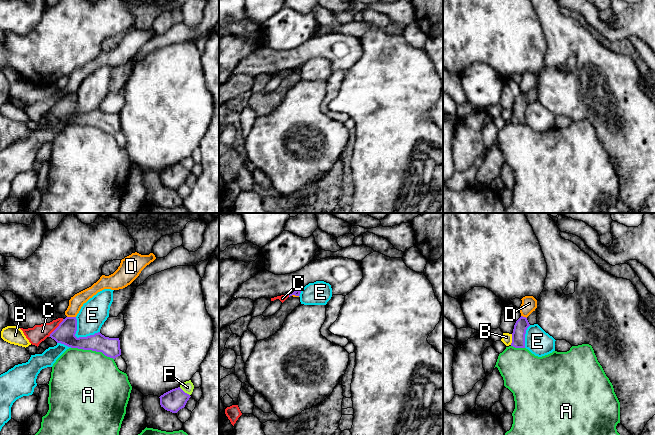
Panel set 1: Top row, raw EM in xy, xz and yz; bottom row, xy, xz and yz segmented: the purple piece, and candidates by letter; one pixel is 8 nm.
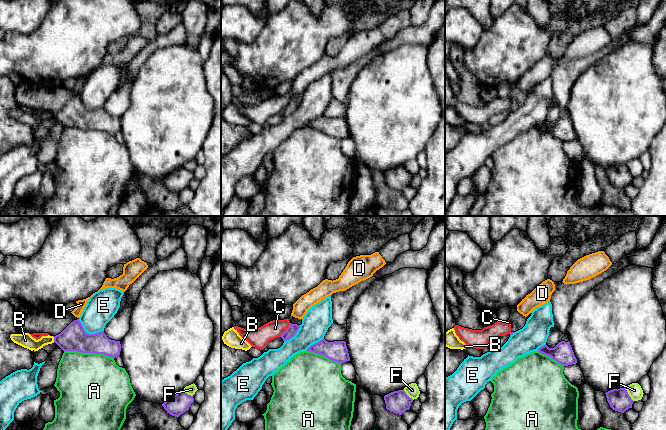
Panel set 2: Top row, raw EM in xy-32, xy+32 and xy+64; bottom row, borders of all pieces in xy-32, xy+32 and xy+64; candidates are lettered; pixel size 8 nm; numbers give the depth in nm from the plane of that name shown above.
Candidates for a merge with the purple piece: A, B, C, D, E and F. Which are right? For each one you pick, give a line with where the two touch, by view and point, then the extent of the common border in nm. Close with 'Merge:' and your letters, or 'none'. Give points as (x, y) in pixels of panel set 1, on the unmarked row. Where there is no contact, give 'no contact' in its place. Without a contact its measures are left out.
Merge: none

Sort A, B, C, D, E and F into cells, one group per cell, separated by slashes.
A / B / C D / E / F

